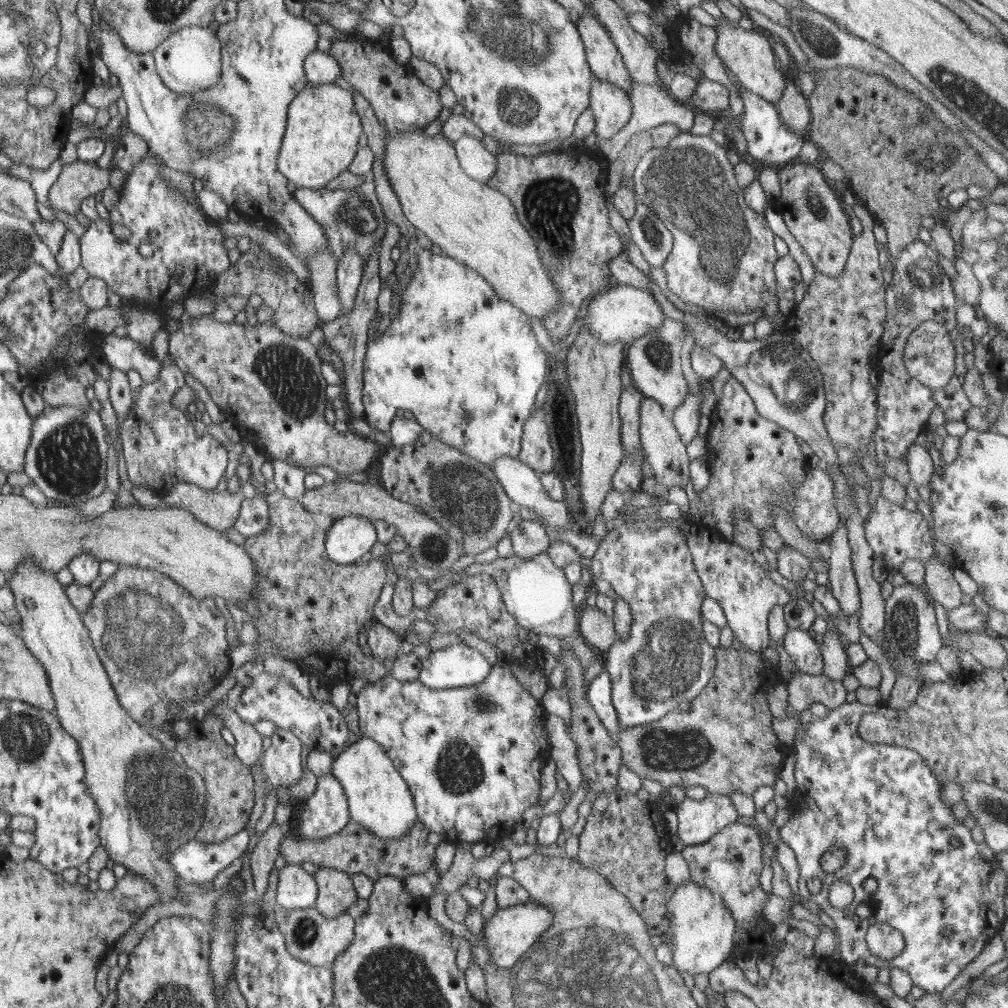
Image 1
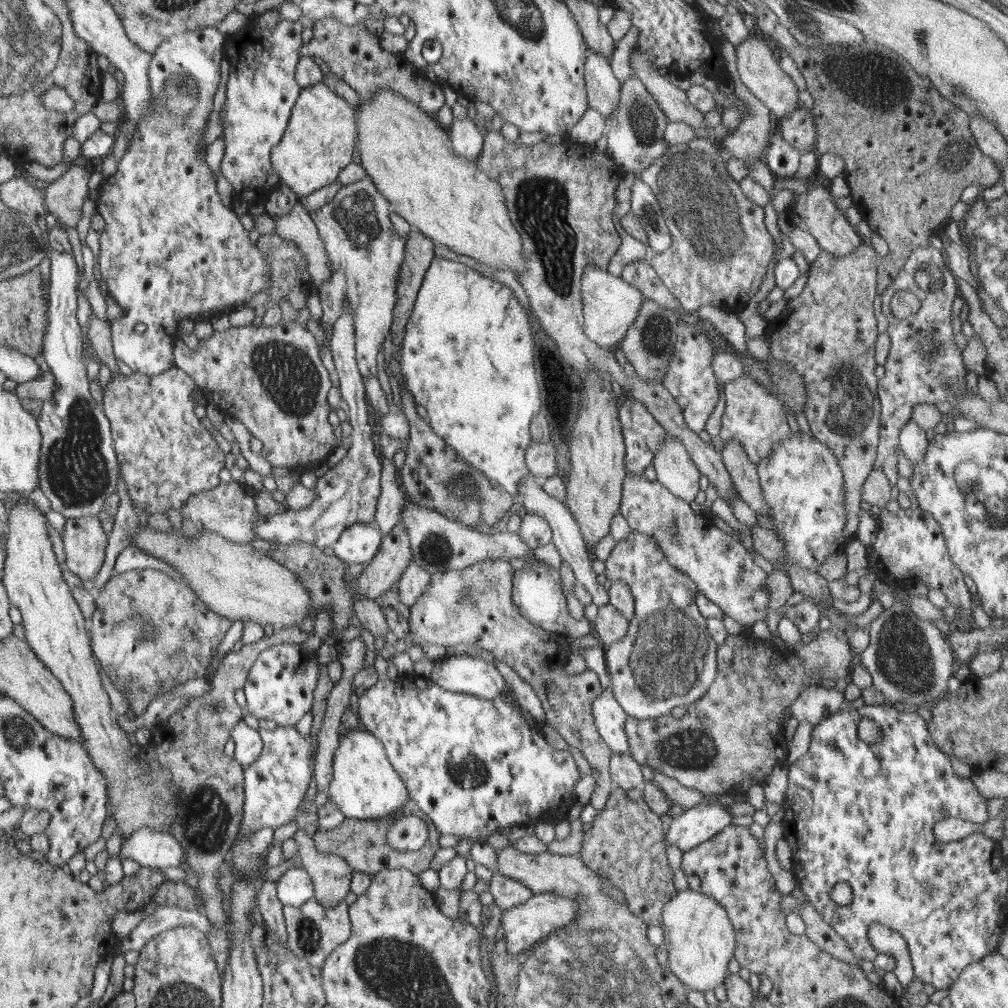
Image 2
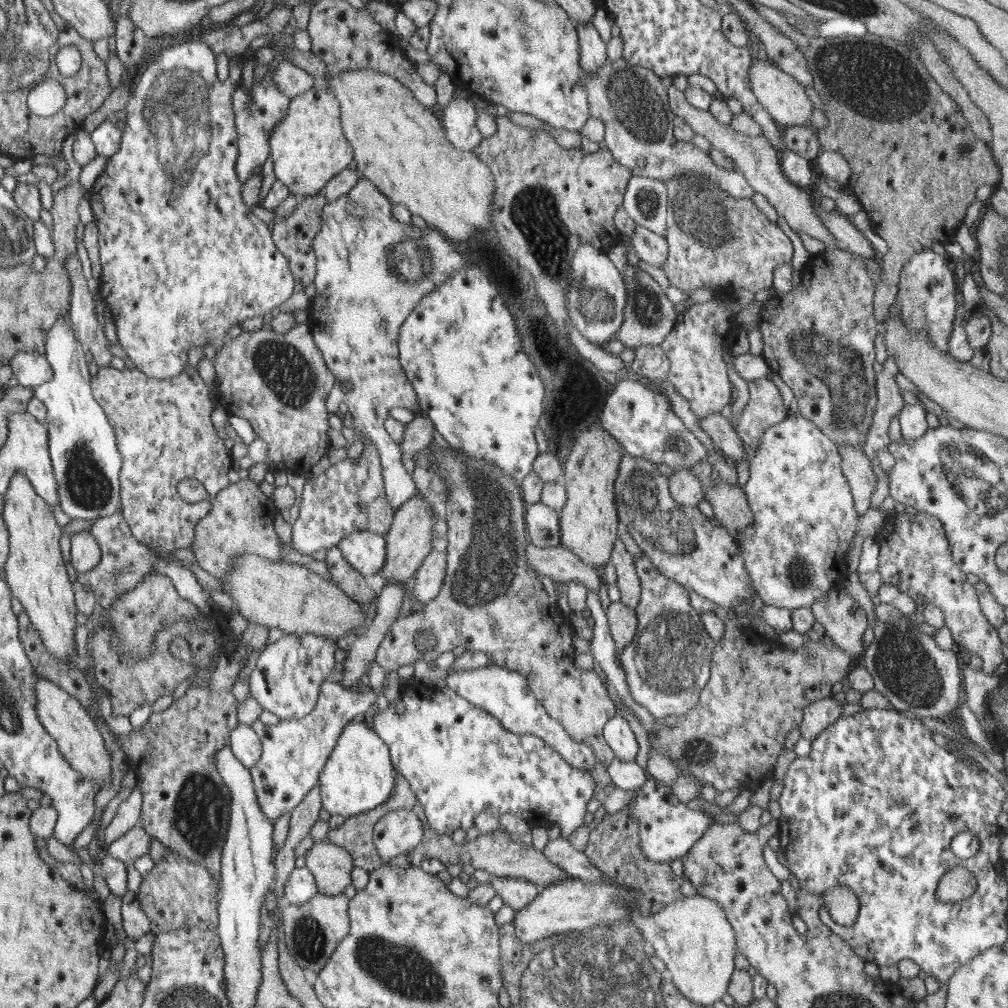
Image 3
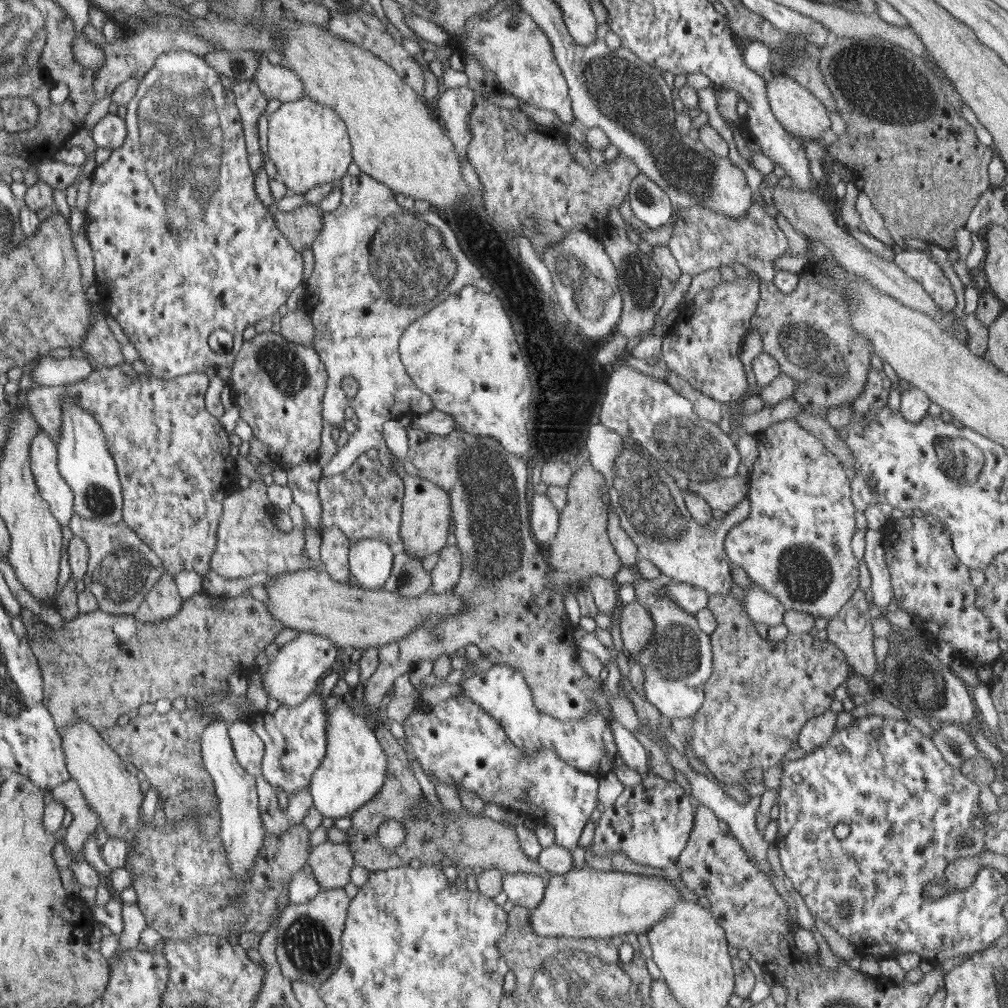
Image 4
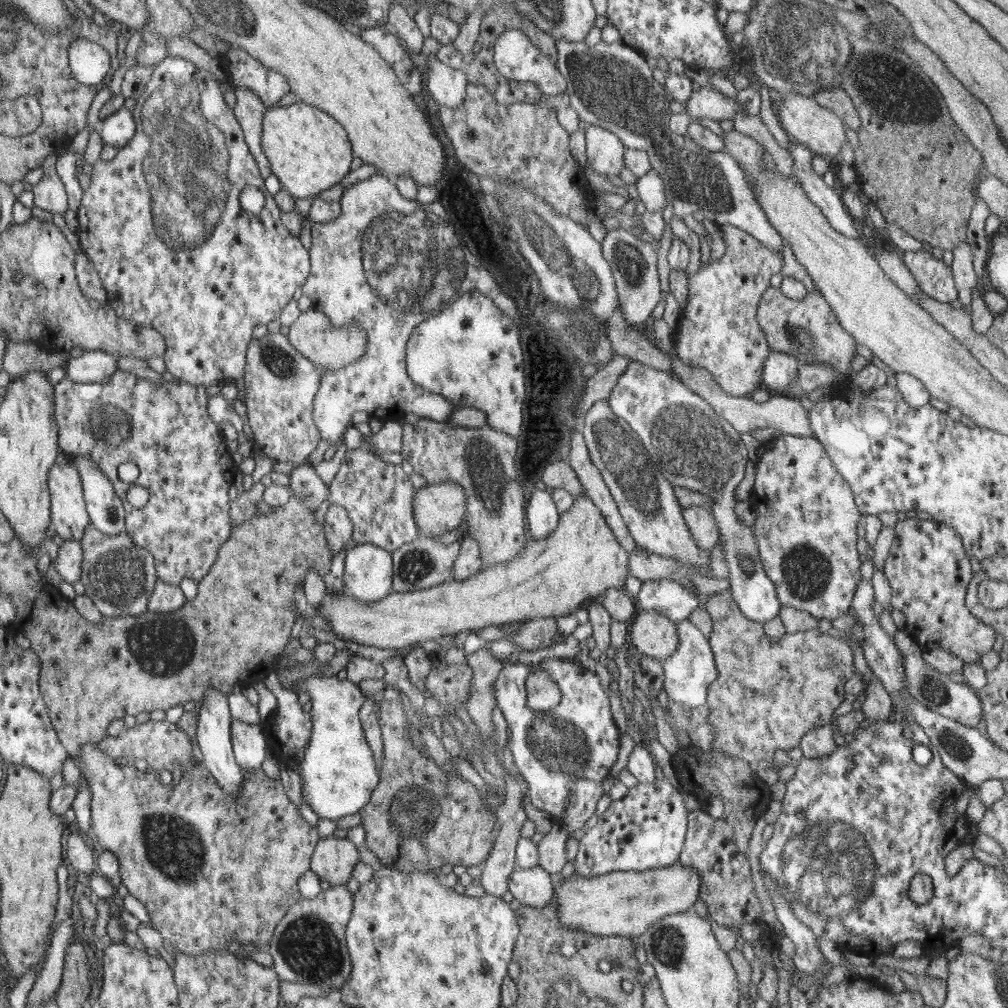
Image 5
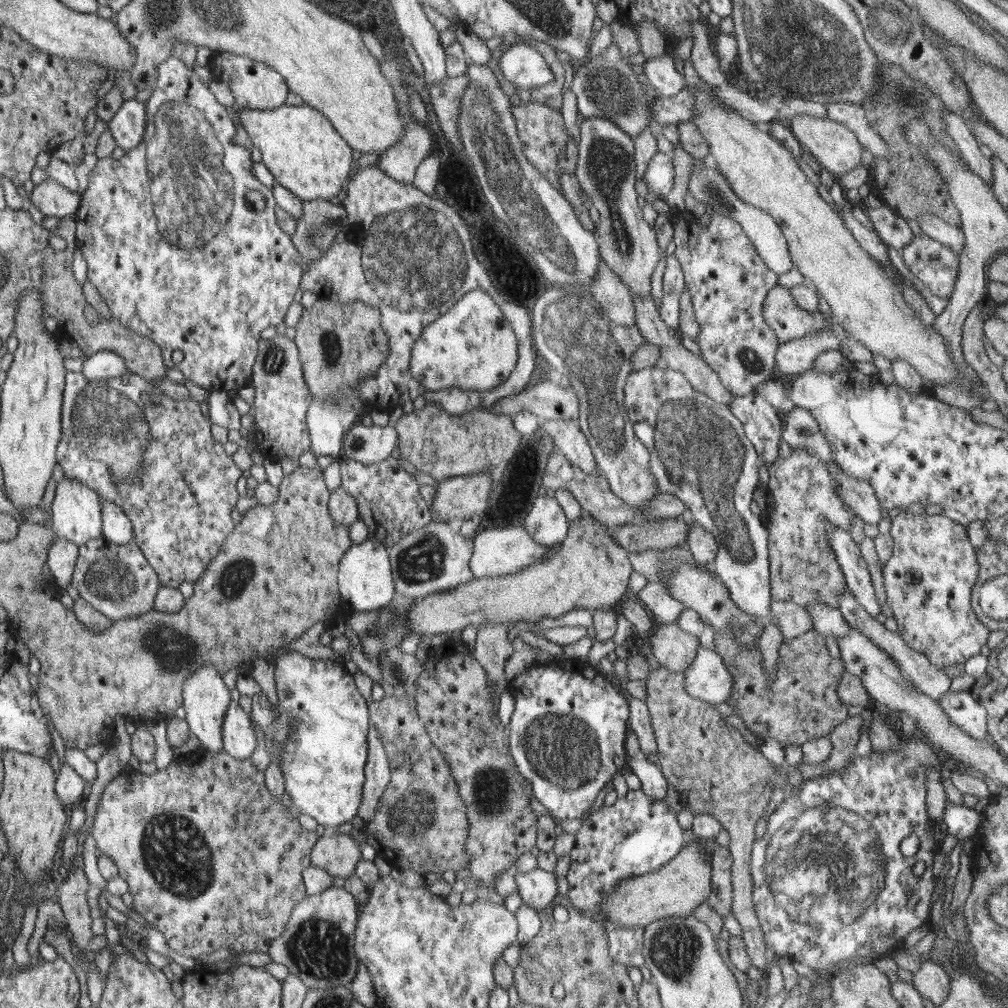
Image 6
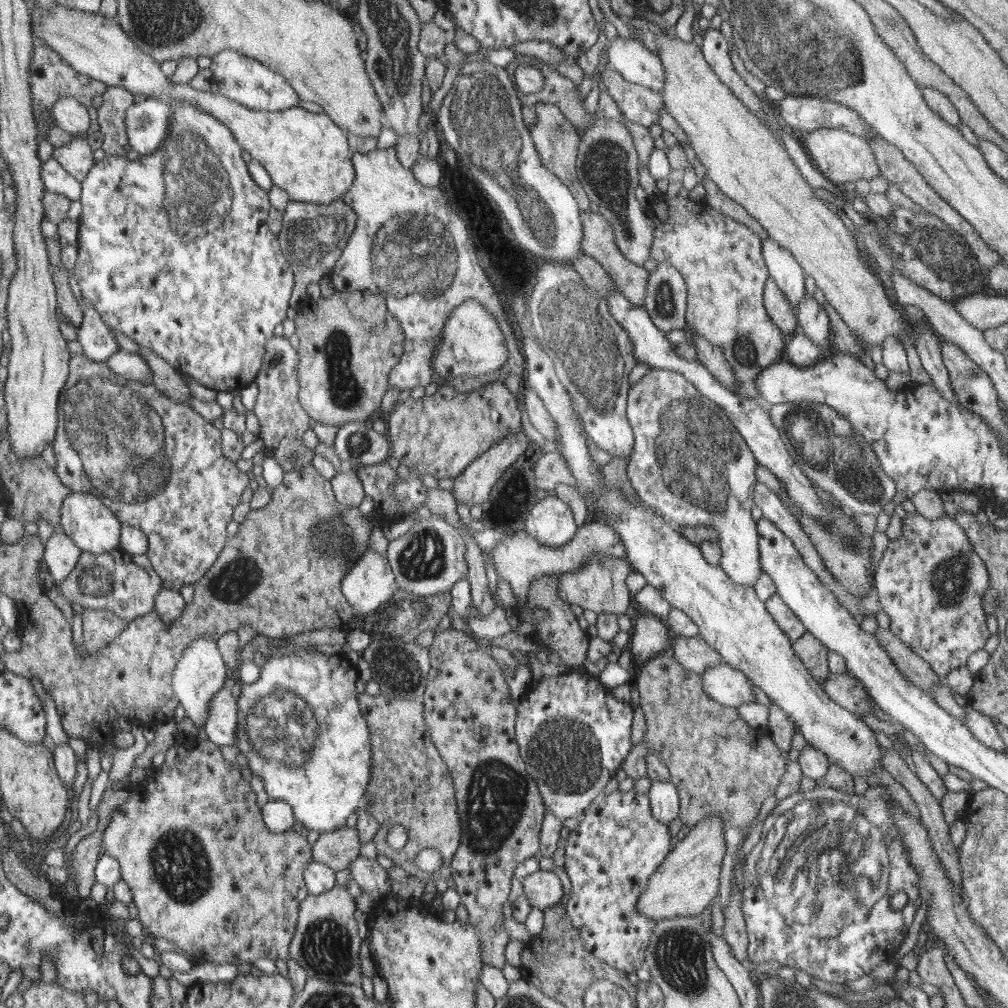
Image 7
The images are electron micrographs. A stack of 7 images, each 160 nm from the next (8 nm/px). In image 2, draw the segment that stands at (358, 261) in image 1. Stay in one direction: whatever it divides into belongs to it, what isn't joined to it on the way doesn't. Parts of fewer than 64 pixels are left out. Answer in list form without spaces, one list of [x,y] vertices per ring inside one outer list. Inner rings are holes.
[[[347,302],[342,310],[344,313],[333,326],[330,344],[340,380],[340,392],[344,402],[348,404],[346,415],[352,425],[349,441],[351,446],[339,463],[327,470],[324,475],[317,477],[312,488],[316,498],[304,510],[290,509],[283,514],[260,515],[254,521],[252,530],[256,538],[276,541],[281,546],[306,543],[322,550],[332,548],[346,528],[356,523],[372,524],[375,521],[376,506],[381,493],[381,460],[374,440],[374,426],[369,423],[370,403],[364,390],[363,376],[355,359],[354,315]]]

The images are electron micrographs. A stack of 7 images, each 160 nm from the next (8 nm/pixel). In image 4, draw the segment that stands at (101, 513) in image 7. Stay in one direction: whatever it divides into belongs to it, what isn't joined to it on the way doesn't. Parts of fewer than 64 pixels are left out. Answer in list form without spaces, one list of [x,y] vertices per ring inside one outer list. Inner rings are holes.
[[[39,429],[39,434],[33,438],[31,445],[31,468],[34,472],[36,484],[43,499],[50,505],[51,512],[54,514],[60,524],[67,526],[75,515],[75,494],[71,486],[61,475],[59,468],[58,444],[48,436],[43,429]]]

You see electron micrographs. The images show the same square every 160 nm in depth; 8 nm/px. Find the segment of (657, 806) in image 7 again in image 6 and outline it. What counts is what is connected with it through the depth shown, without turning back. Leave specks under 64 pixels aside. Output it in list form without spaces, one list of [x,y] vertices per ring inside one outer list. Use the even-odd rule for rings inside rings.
[[[643,755],[628,757],[631,770],[641,782],[640,790],[651,800],[664,798],[668,792],[668,784],[662,776],[662,771],[653,762],[648,762],[648,758]]]

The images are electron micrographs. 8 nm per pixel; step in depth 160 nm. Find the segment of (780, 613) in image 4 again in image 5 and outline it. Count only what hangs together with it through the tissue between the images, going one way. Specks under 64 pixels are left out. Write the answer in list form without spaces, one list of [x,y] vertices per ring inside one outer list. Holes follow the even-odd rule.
[[[638,361],[628,365],[624,374],[620,375],[617,382],[612,385],[608,398],[611,408],[616,415],[624,419],[631,429],[636,431],[643,444],[652,451],[654,472],[663,470],[680,488],[688,488],[701,492],[713,500],[712,516],[716,519],[719,529],[719,541],[724,553],[724,561],[728,569],[728,591],[733,600],[739,606],[746,618],[753,621],[766,622],[776,618],[782,608],[778,601],[775,586],[772,580],[766,576],[760,560],[760,550],[754,538],[754,531],[746,524],[740,524],[736,512],[736,498],[734,490],[744,478],[746,462],[748,462],[748,450],[740,437],[740,433],[728,420],[718,416],[716,411],[701,396],[692,392],[678,376],[672,376],[662,369],[652,368]]]

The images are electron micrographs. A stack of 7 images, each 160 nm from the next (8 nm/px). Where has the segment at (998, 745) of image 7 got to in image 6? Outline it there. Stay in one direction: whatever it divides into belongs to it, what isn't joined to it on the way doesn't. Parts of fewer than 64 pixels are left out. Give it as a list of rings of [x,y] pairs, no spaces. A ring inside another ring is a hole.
[[[949,690],[941,698],[934,699],[941,704],[948,718],[964,732],[975,739],[988,739],[986,709],[969,691],[954,693]]]

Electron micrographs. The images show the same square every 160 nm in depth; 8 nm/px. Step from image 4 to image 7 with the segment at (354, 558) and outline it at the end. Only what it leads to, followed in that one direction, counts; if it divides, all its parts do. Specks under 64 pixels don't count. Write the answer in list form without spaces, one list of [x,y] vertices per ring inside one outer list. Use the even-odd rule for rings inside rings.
[[[371,548],[348,571],[342,583],[343,596],[359,615],[376,613],[382,604],[390,602],[394,590],[396,580],[387,559]]]

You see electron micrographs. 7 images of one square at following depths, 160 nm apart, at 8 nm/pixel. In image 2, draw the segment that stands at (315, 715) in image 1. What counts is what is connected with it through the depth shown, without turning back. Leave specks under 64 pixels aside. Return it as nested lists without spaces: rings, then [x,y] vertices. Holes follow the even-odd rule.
[[[280,644],[274,648],[264,649],[252,668],[249,670],[247,681],[243,686],[247,698],[248,713],[274,720],[280,727],[294,727],[304,714],[311,711],[314,688],[320,676],[320,662],[317,652],[307,652],[298,644]],[[305,653],[310,653],[306,659]]]

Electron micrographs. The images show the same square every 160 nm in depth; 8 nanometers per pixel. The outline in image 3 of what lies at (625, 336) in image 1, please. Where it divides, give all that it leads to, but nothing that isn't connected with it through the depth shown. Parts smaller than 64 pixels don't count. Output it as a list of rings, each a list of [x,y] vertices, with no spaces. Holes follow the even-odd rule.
[[[582,245],[575,250],[571,262],[571,281],[567,292],[567,309],[572,323],[590,342],[601,346],[616,338],[624,322],[624,306],[627,303],[627,288],[621,272],[615,267],[612,255]]]

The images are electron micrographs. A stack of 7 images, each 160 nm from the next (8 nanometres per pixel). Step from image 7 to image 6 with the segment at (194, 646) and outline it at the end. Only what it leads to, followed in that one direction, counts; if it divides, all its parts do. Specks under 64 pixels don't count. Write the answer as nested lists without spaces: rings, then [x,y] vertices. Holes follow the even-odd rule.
[[[202,665],[184,681],[183,684],[183,707],[185,719],[189,731],[200,740],[205,750],[222,752],[223,750],[223,718],[226,715],[230,692],[224,686],[220,672],[214,665]]]

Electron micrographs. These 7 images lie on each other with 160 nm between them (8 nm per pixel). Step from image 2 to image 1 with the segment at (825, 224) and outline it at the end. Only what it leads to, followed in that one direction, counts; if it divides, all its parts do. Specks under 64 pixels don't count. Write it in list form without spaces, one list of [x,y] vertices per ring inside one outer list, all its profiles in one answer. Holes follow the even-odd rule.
[[[793,161],[777,172],[782,194],[775,204],[786,226],[810,257],[815,272],[838,276],[844,270],[854,239],[850,216],[840,205],[842,198],[817,166]]]

